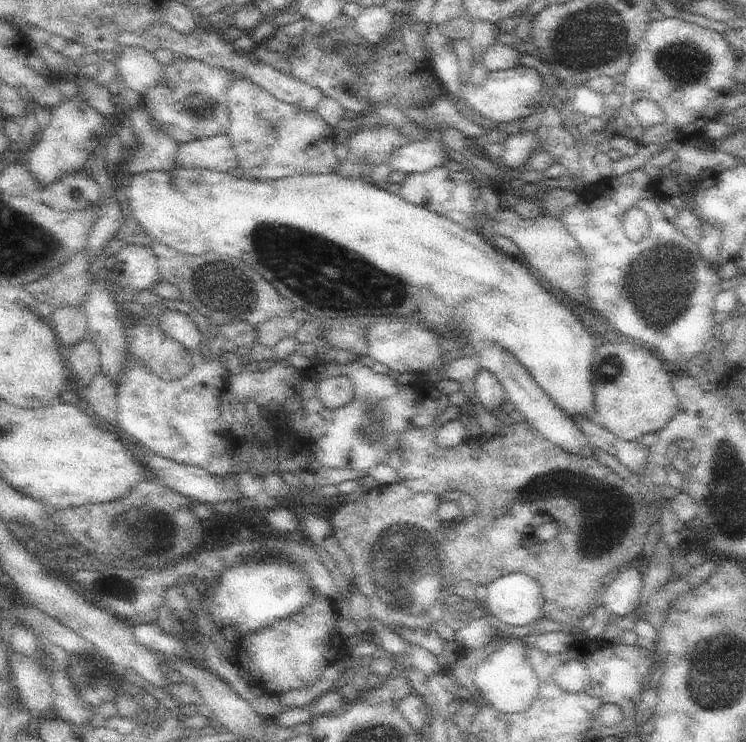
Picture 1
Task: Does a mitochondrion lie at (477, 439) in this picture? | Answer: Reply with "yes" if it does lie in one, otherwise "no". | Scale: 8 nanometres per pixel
no

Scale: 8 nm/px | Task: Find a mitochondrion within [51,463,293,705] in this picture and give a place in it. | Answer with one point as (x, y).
(152, 526)

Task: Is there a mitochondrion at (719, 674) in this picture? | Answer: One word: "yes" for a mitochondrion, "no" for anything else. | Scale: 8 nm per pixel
yes

